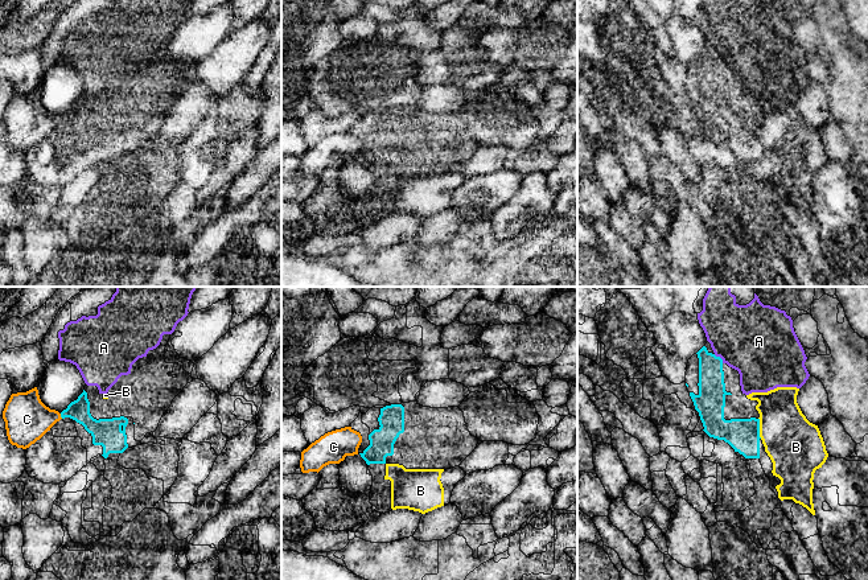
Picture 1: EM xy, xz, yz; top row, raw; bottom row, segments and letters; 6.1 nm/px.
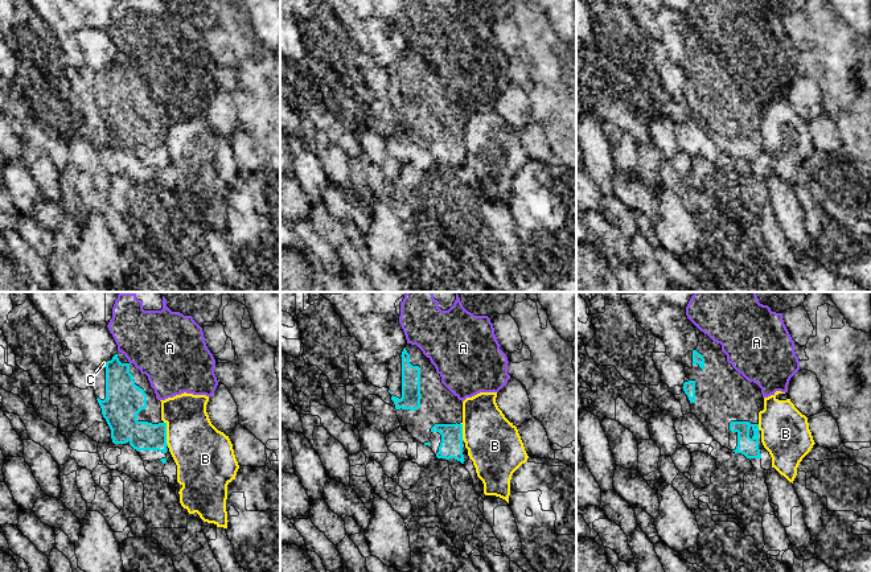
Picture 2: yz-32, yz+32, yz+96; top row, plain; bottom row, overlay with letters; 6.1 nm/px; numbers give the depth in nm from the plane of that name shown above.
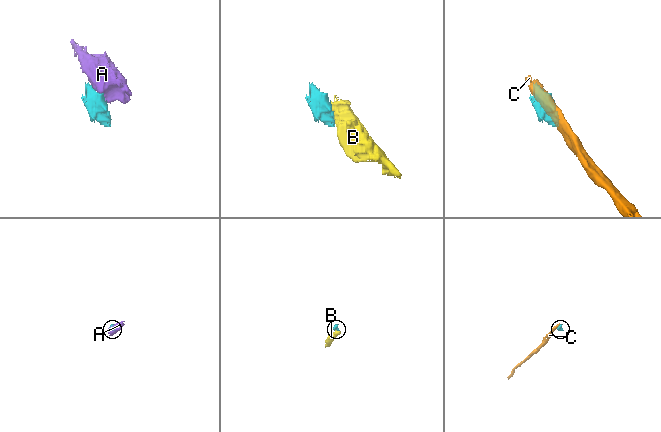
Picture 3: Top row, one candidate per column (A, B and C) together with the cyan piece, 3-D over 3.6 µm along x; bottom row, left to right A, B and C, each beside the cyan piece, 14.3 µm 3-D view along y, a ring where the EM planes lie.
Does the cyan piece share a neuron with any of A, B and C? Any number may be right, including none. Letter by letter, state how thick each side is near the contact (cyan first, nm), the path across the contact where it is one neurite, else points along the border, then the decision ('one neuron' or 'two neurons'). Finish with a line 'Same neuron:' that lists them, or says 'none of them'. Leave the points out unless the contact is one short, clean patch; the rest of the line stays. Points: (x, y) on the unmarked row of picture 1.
A: 160/440 nm | along yz (714, 58), (723, 66) | two neurons
B: 200/340 nm | two neurons
C: 130/280 nm | along xy (60, 118), (62, 122) | two neurons
Same neuron: none of them

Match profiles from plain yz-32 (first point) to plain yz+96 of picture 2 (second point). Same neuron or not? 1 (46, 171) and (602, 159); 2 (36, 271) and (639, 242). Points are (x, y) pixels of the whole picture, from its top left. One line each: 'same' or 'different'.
1: different
2: different

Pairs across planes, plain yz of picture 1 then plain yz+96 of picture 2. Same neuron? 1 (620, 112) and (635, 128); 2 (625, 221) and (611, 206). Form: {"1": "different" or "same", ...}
{"1": "same", "2": "same"}

